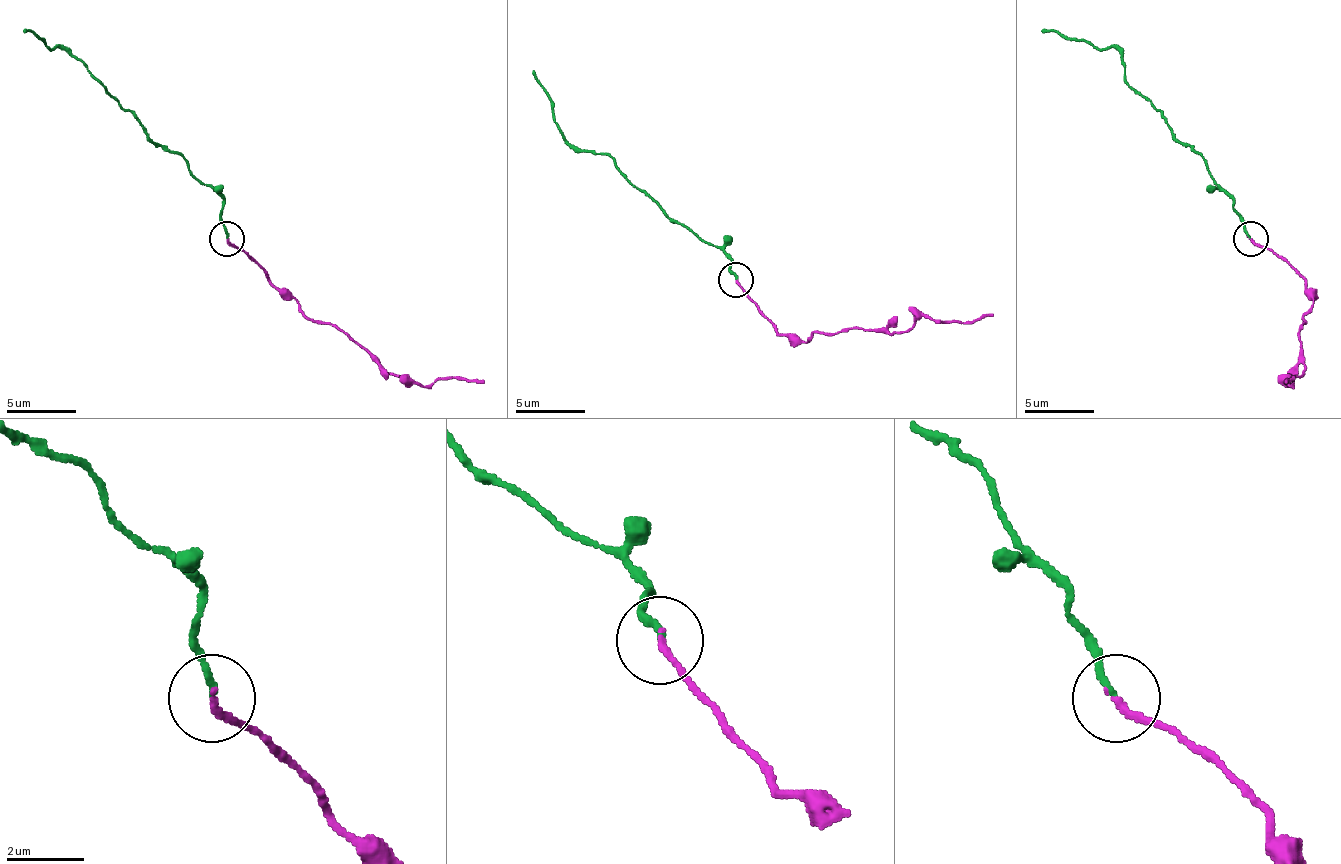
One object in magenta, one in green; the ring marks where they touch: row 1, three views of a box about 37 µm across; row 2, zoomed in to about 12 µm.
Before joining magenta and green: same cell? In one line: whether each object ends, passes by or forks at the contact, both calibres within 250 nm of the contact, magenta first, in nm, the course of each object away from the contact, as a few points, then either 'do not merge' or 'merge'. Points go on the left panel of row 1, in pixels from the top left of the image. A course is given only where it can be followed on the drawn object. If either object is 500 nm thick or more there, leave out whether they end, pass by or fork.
magenta ends | green ends | 180/150 nm | magenta via (228, 239), (270, 281), (287, 291), (308, 319), (350, 333), (392, 372), (413, 386), (465, 379), (483, 382) | green via (228, 239), (221, 197), (175, 152), (165, 152), (102, 82), (60, 47), (25, 29) | merge

